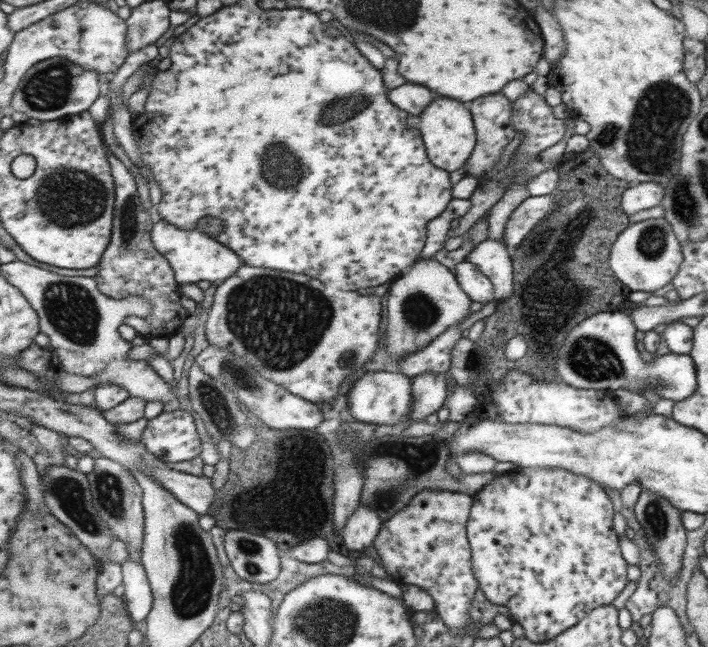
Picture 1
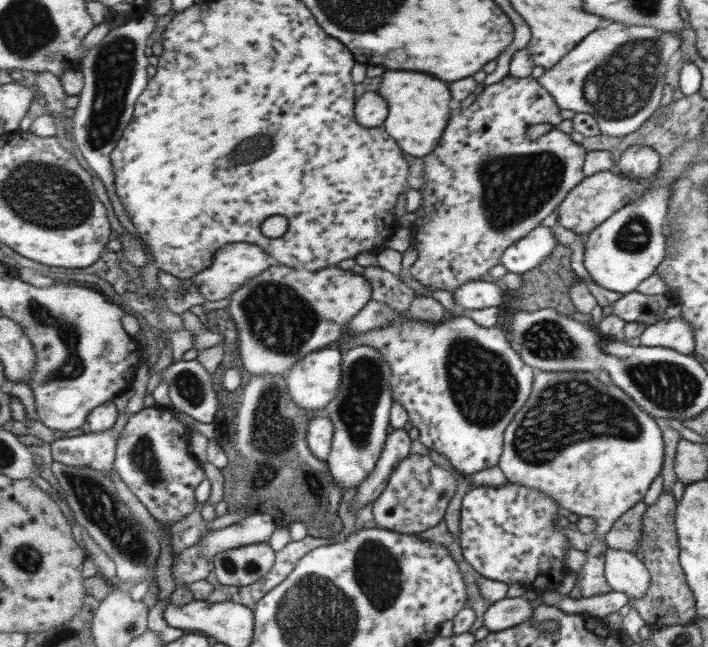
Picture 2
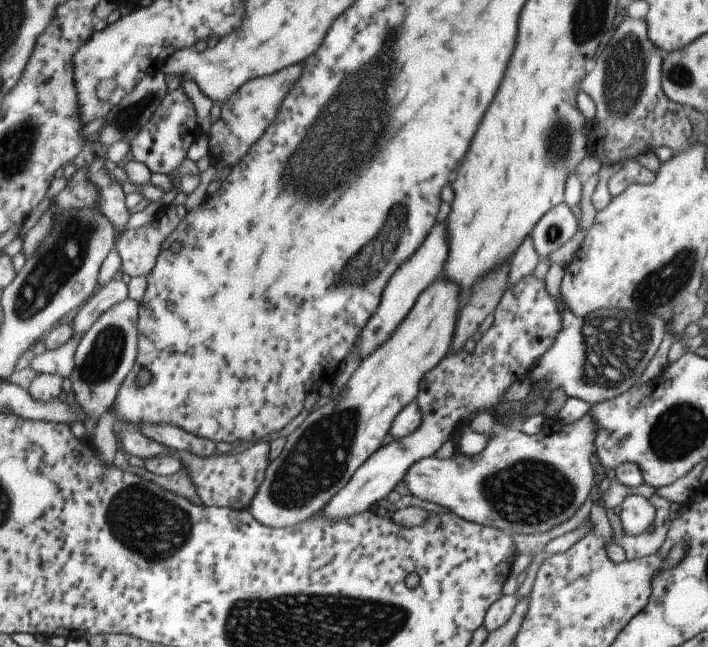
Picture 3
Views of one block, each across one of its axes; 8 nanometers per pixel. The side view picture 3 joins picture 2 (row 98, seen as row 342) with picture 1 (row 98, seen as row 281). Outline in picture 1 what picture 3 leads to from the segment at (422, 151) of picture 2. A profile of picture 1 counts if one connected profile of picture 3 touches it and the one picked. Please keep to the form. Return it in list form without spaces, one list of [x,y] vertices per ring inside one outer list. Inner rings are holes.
[[[437,96],[418,116],[420,120],[419,134],[429,162],[448,173],[461,168],[475,146],[473,121],[470,113],[461,106],[461,102]]]

